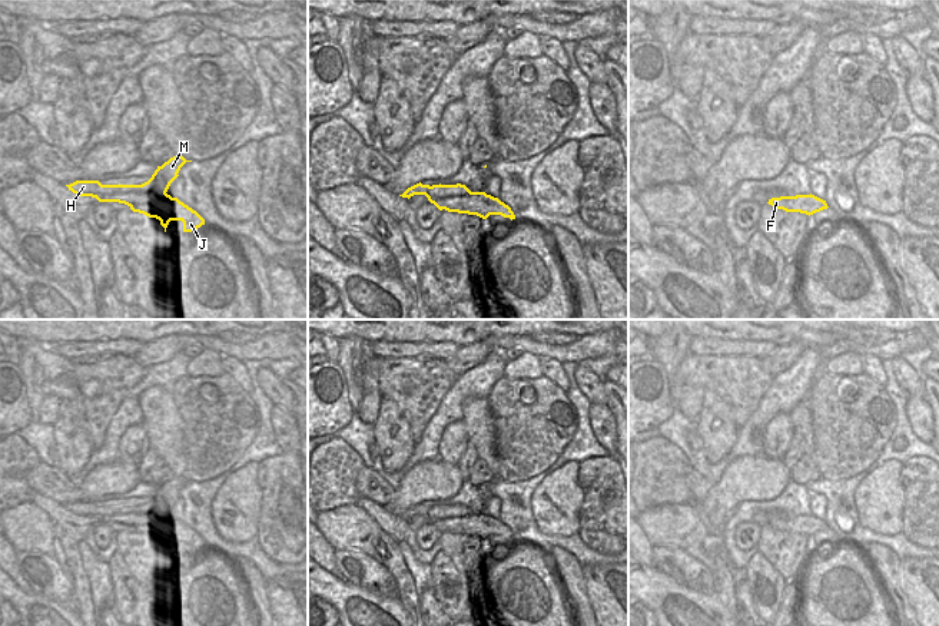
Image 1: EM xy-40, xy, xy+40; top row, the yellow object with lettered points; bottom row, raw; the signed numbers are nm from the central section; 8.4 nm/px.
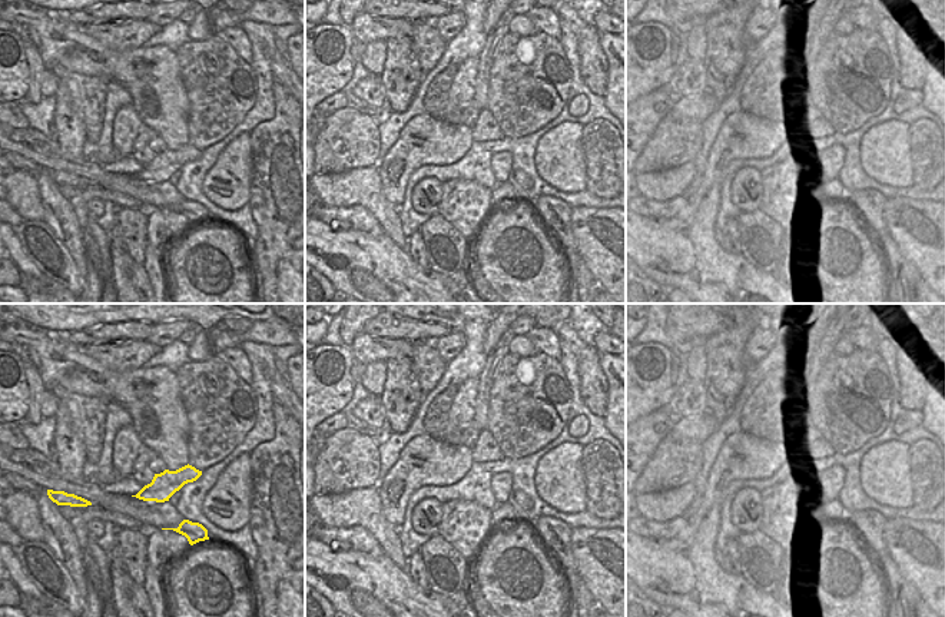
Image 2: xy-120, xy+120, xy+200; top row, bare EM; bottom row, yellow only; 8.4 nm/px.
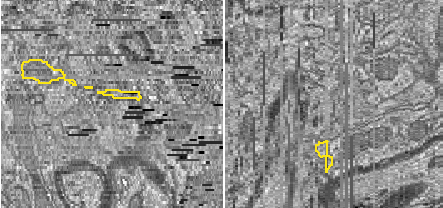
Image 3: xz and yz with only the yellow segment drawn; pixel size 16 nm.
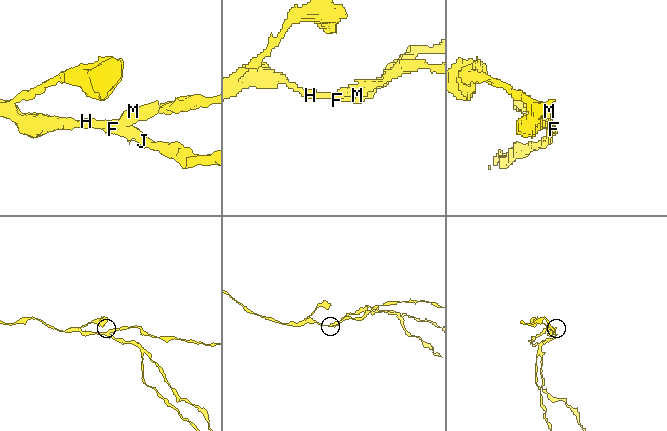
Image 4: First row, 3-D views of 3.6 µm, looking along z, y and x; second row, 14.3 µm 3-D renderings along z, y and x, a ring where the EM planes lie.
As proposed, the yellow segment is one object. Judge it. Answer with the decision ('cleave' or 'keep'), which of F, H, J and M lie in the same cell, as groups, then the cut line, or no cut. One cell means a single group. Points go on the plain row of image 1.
cleave; groups F H M / J; cut xy (467, 516), (470, 520), (485, 520), (491, 535)

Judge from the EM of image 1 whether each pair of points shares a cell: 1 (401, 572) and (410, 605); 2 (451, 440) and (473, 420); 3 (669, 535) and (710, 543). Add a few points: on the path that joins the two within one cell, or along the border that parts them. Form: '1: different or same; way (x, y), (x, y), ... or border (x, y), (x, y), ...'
1: same; way (402, 580), (408, 596)
2: different; border (461, 420), (468, 439)
3: different; border (707, 533), (703, 550), (713, 560), (713, 572)

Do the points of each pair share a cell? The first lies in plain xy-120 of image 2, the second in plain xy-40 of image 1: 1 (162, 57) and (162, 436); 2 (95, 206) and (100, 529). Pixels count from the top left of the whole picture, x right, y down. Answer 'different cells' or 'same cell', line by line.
1: same cell
2: same cell

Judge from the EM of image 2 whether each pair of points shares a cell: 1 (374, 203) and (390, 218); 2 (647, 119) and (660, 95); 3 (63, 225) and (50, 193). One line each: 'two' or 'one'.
1: one
2: one
3: one

